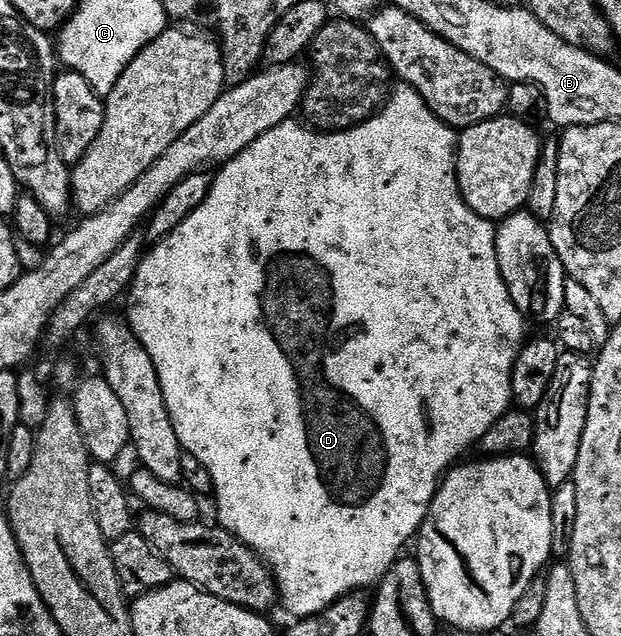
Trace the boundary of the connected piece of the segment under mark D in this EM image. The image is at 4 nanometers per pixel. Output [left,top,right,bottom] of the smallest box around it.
[127,86,527,618]

